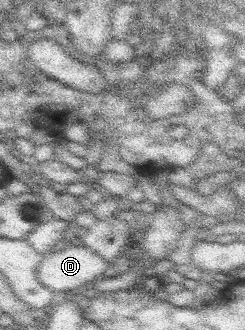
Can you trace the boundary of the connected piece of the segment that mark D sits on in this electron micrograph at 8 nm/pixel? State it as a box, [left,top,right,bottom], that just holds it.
[40,244,111,293]

